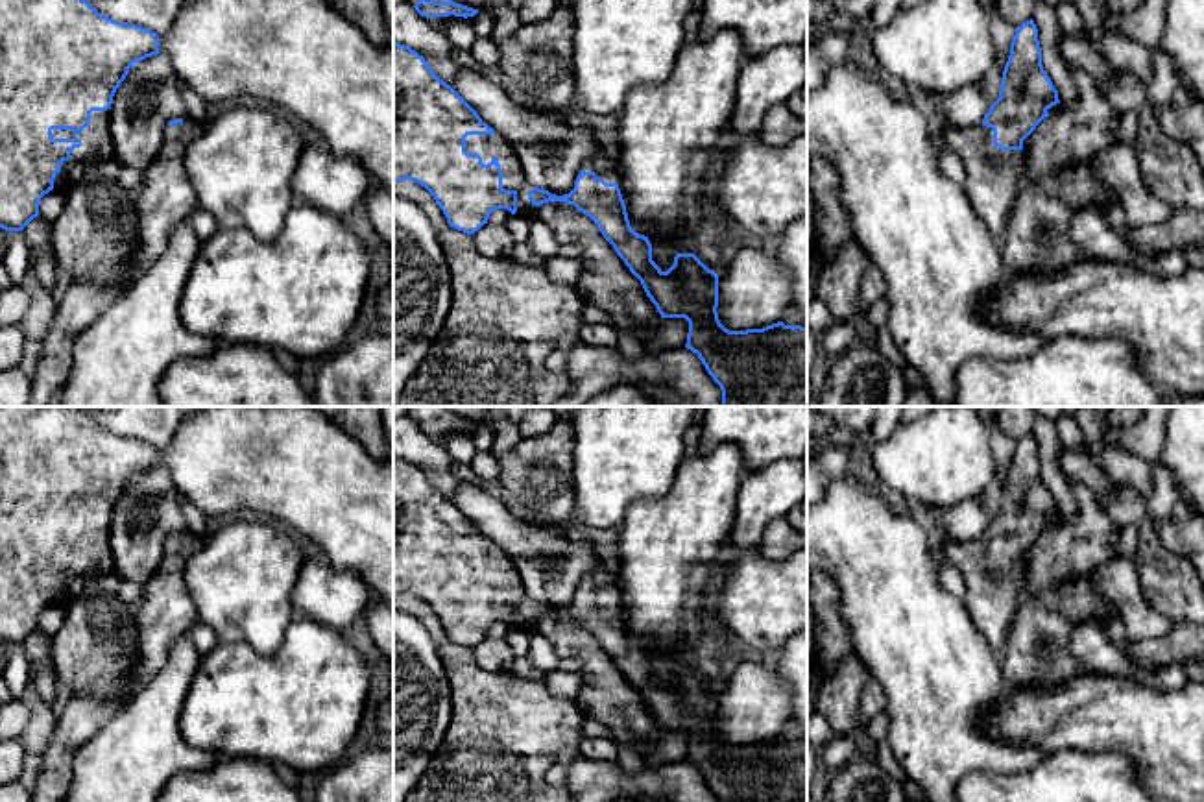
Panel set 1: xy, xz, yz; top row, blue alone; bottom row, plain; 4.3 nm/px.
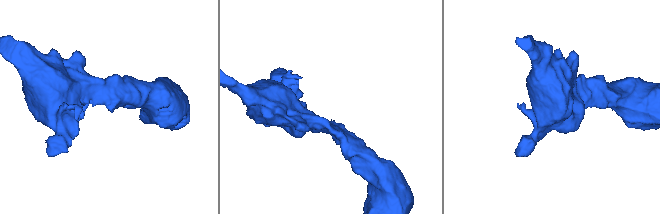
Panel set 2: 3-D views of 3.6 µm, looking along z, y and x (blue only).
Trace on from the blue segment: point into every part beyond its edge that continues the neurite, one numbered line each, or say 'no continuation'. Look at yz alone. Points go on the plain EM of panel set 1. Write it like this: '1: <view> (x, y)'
1: yz (990, 599)

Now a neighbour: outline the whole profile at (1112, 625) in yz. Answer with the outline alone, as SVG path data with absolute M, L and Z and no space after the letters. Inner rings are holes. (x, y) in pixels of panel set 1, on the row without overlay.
M1108 615L1101 621L1101 628L1115 643L1117 649L1125 650L1130 643L1125 632L1121 615Z

